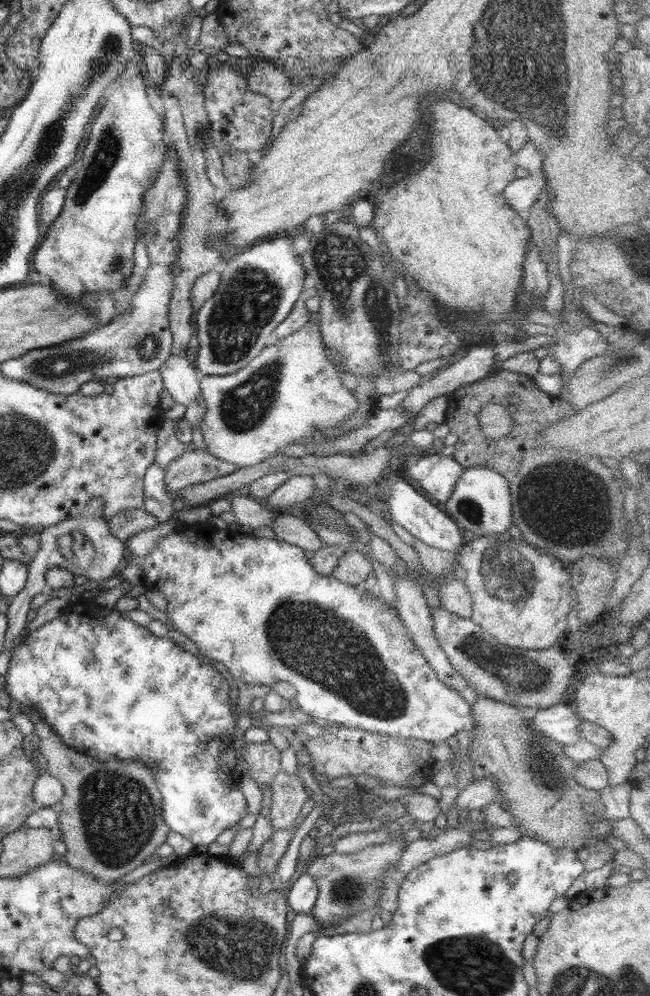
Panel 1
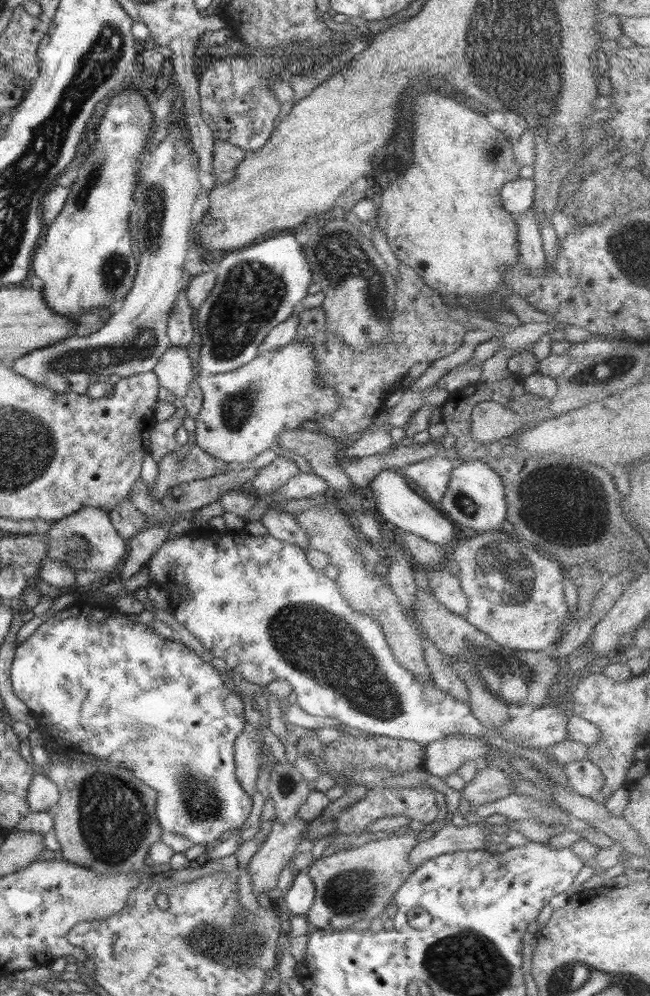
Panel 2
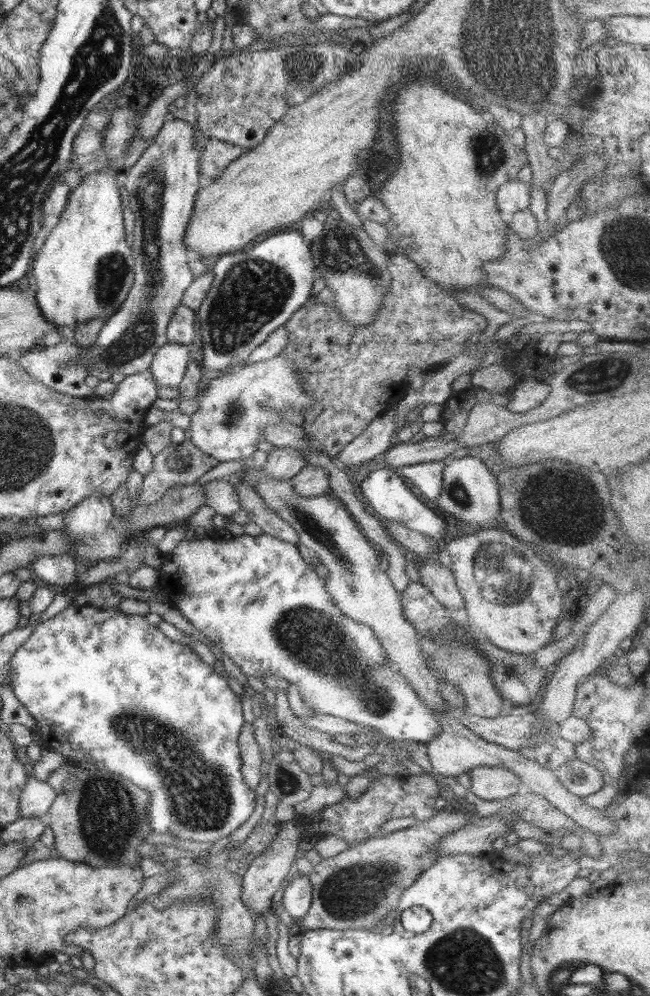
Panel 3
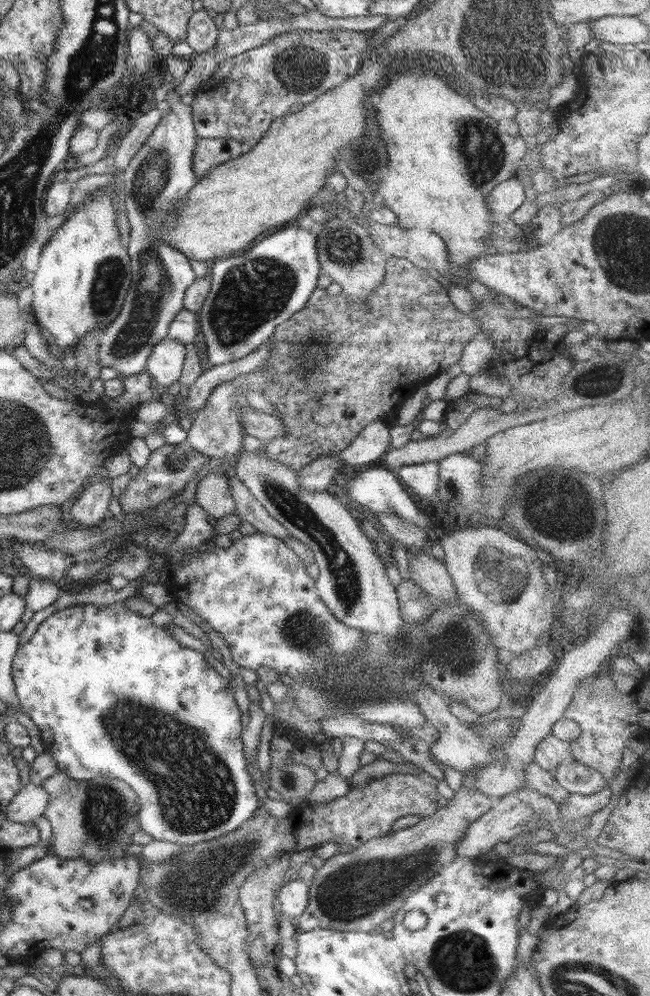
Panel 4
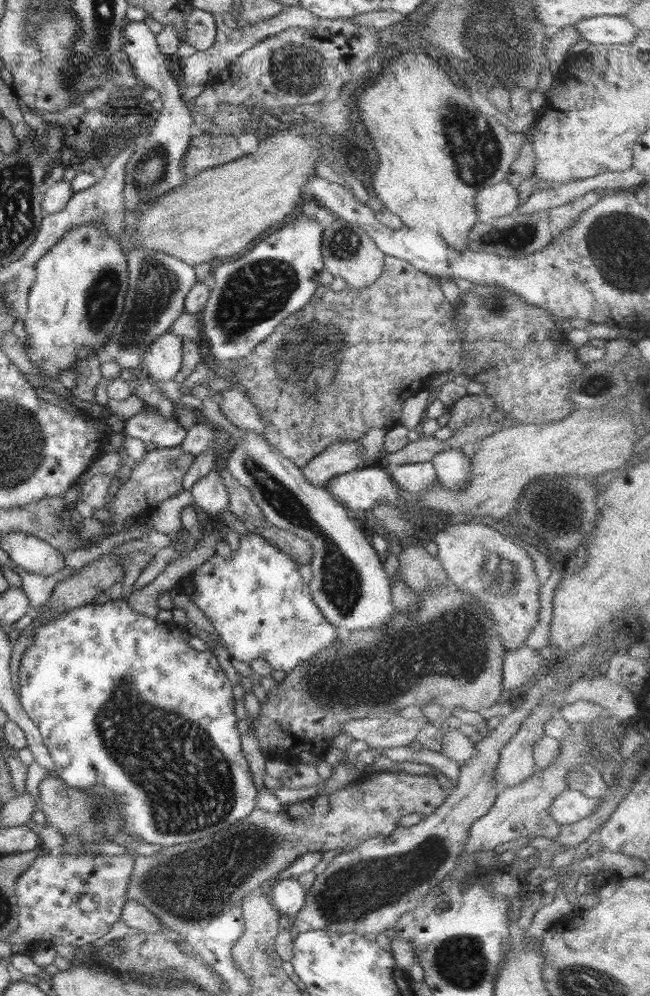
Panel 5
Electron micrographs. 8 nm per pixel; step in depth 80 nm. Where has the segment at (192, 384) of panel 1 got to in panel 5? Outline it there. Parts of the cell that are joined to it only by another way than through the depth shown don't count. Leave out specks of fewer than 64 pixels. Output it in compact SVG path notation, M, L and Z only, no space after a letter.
M166 332L157 336L143 354L143 363L153 381L172 380L181 371L183 350L179 336Z

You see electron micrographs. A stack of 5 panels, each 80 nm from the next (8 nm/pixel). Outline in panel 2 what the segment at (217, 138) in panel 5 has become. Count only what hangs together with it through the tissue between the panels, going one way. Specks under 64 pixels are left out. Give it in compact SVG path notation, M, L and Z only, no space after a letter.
M217 140L214 143L214 160L212 160L212 171L216 180L228 184L236 178L236 168L240 161L244 160L246 150L234 146L229 142Z

